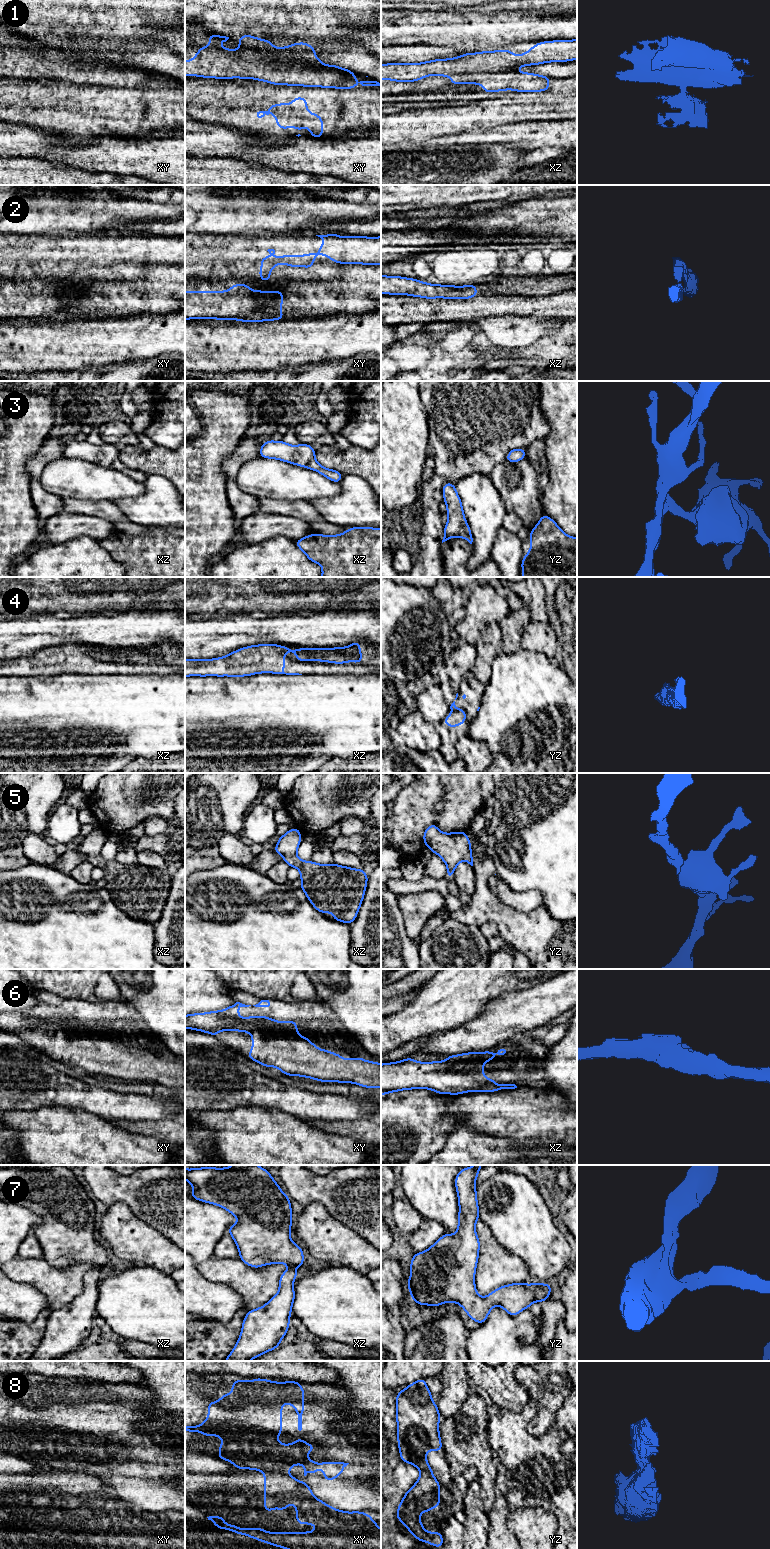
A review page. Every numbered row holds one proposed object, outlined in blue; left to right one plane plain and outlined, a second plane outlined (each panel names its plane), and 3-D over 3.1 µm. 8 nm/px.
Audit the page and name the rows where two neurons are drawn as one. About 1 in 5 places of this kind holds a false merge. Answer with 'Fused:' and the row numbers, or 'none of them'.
Fused: 1, 4, 8

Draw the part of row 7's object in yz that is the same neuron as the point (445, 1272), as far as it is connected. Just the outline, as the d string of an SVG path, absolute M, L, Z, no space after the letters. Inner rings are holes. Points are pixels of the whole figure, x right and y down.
M475 1165L459 1170L455 1177L459 1204L459 1222L456 1233L454 1235L445 1233L430 1248L414 1254L410 1263L411 1276L407 1280L411 1298L419 1306L438 1307L447 1302L455 1302L479 1325L486 1321L495 1305L502 1307L514 1317L524 1309L530 1308L533 1302L541 1303L548 1300L552 1285L552 1283L538 1282L534 1284L513 1283L495 1289L485 1298L478 1295L475 1286L475 1271L479 1258L480 1241L475 1230L475 1225L479 1220L475 1181L482 1167L482 1165Z

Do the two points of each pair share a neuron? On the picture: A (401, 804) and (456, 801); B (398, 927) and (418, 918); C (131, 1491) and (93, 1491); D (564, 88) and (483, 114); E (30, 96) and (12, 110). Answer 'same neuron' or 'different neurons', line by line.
A: same neuron
B: different neurons
C: different neurons
D: different neurons
E: same neuron

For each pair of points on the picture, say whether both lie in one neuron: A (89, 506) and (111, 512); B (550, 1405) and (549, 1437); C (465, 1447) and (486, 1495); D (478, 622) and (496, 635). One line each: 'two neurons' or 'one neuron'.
A: one neuron
B: two neurons
C: one neuron
D: two neurons

